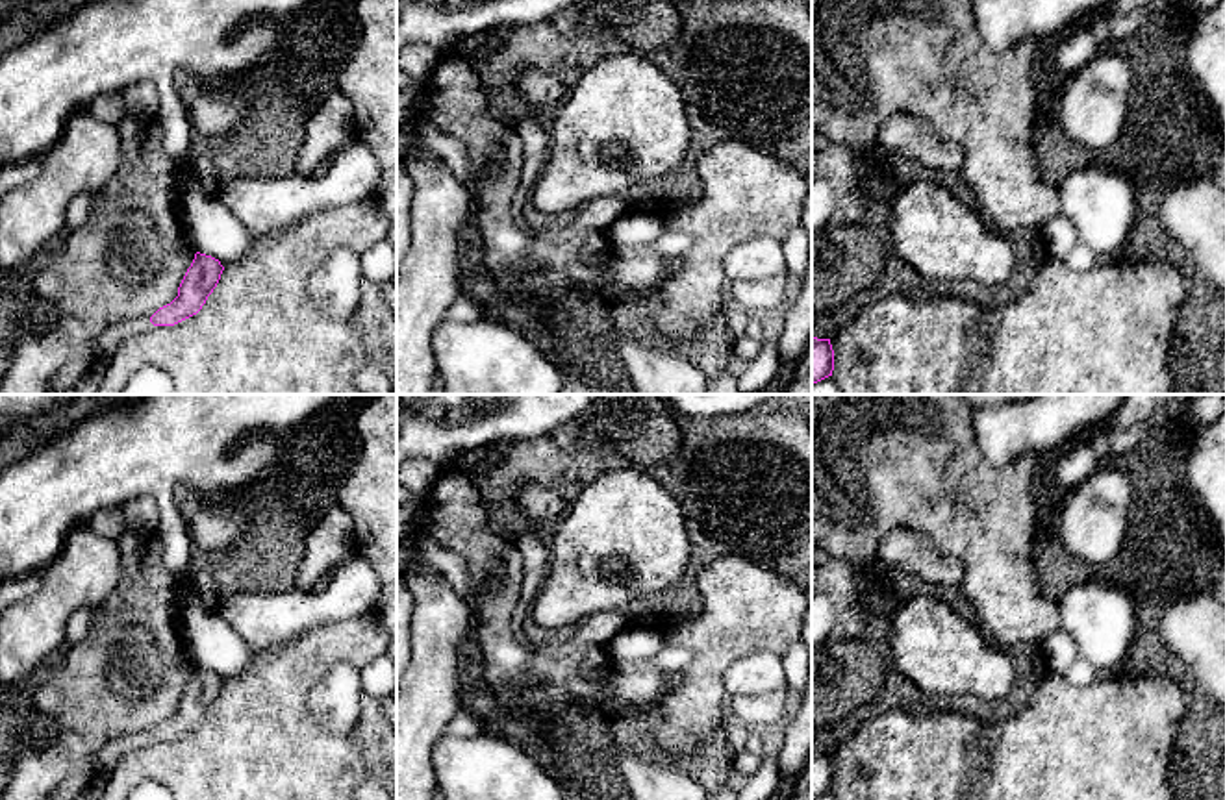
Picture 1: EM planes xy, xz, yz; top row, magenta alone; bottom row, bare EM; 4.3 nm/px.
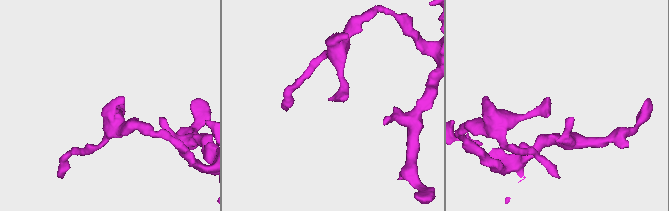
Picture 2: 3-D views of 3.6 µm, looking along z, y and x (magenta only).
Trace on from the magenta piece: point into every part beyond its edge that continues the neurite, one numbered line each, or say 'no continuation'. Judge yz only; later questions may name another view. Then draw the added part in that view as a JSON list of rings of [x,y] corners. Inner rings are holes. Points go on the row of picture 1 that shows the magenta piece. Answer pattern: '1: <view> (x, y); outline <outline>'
no continuation

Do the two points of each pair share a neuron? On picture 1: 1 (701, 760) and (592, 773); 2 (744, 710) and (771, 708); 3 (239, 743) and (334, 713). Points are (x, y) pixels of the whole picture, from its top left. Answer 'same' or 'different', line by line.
1: same
2: same
3: different

